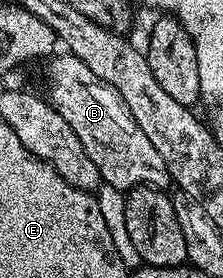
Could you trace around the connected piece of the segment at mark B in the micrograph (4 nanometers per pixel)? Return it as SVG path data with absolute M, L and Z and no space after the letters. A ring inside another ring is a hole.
M57 53L47 59L46 98L60 113L62 120L66 120L70 128L74 128L74 136L82 140L82 148L86 148L86 156L94 160L103 185L125 192L136 186L167 187L170 179L166 160L158 156L158 151L155 150L154 144L150 144L146 132L138 128L138 120L130 116L126 100L122 100L122 96L118 96L116 89L106 84L106 80L98 80L98 76L94 76L94 72L90 72L90 68L86 68L86 64L82 64L82 60L78 60L75 54L63 53Z

